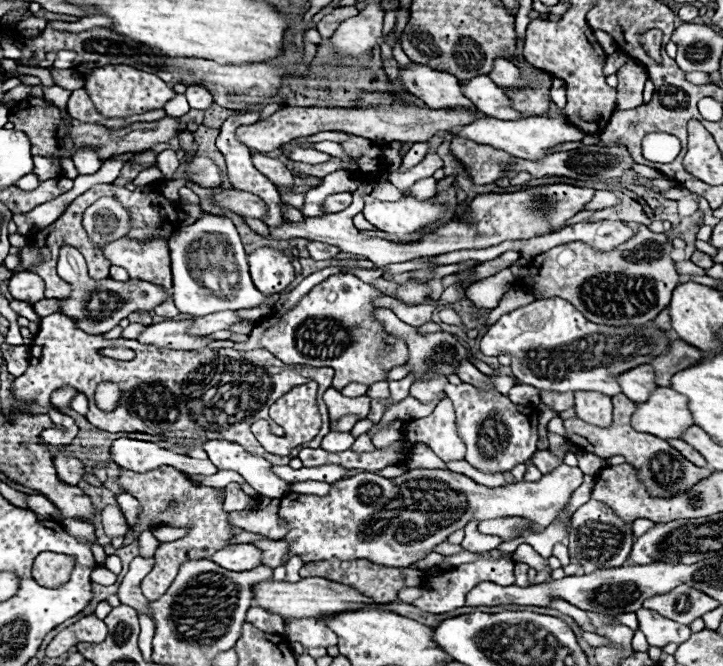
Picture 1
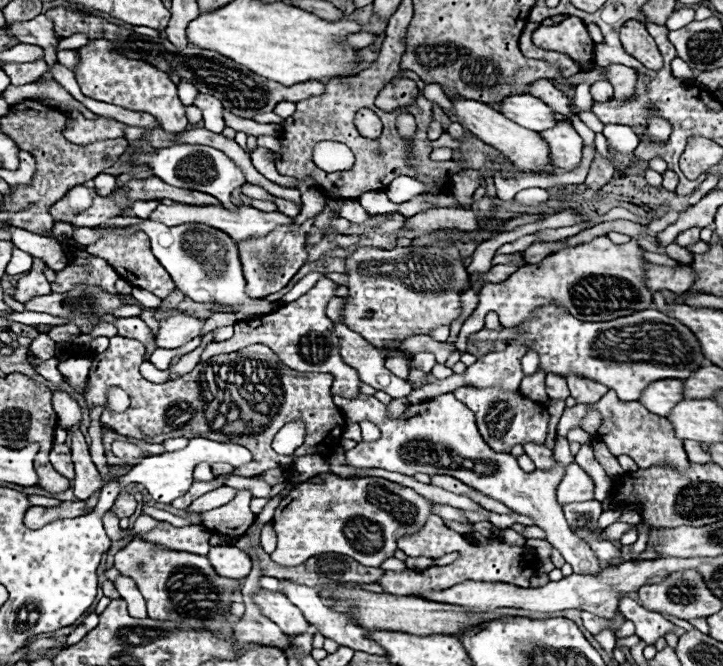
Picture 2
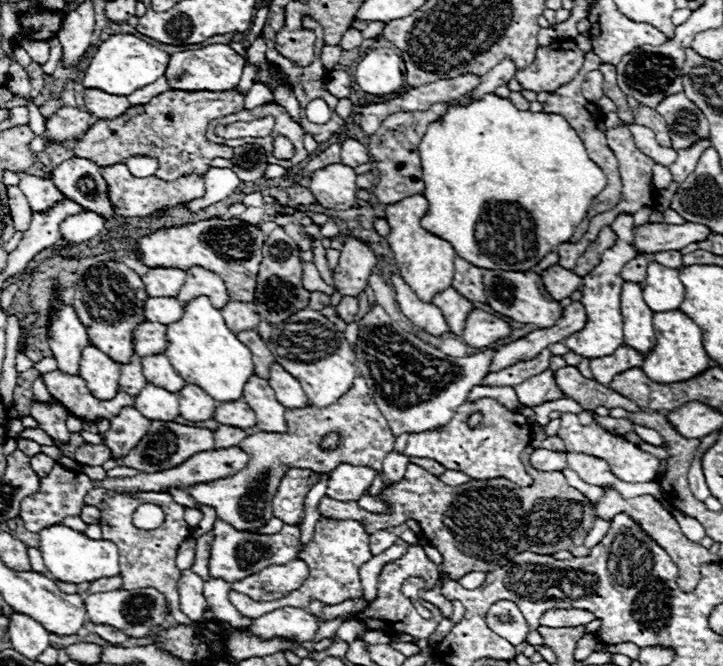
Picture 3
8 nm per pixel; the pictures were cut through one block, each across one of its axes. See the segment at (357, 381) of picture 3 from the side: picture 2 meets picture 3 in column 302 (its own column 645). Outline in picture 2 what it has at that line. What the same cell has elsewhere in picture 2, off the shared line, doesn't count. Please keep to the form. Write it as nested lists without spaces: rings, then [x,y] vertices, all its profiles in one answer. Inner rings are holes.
[[[610,390],[594,406],[604,416],[604,422],[598,430],[598,438],[608,446],[608,450],[614,456],[628,454],[638,464],[638,468],[650,468],[654,464],[672,466],[678,470],[688,468],[690,464],[688,456],[682,448],[682,440],[674,436],[674,426],[670,424],[670,420],[648,412],[640,402],[622,402],[618,400],[616,392],[610,392]]]

